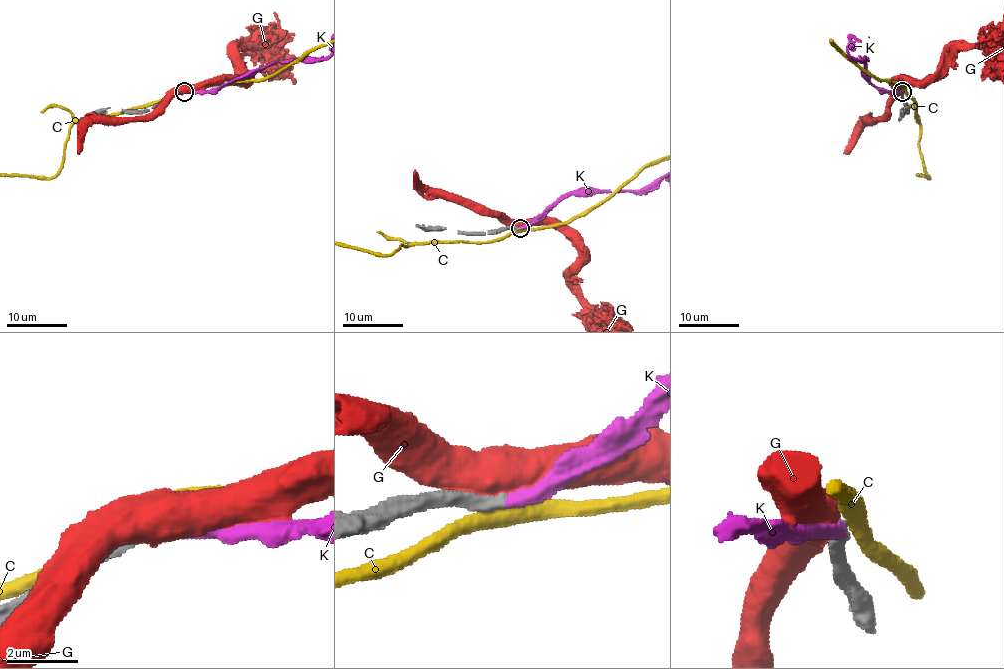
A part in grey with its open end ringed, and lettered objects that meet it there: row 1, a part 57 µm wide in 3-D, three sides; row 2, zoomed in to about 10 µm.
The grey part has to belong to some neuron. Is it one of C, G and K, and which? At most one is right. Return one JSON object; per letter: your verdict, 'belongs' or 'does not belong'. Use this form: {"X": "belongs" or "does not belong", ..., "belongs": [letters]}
{"C": "does not belong", "G": "does not belong", "K": "belongs", "belongs": ["K"]}

